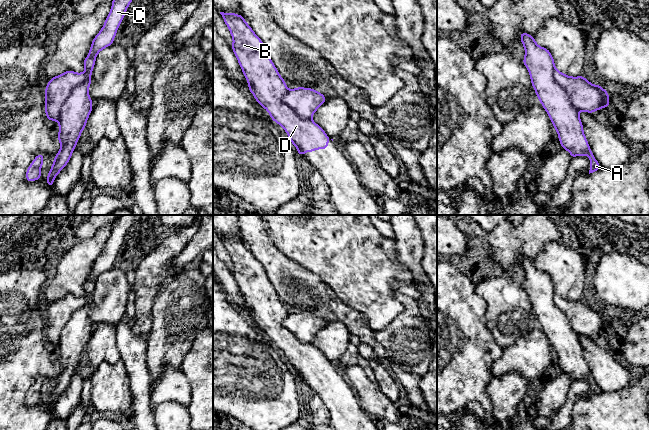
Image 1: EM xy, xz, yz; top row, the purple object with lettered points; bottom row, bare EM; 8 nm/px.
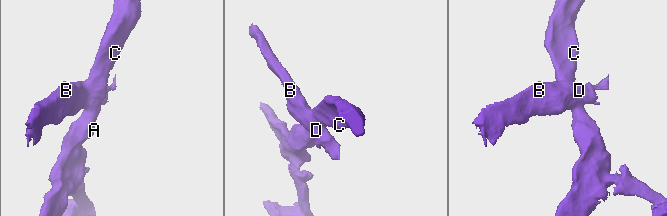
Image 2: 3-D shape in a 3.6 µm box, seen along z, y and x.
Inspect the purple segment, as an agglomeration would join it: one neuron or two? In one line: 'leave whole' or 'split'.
split

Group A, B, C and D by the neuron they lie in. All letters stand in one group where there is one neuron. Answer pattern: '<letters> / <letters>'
A C / B D

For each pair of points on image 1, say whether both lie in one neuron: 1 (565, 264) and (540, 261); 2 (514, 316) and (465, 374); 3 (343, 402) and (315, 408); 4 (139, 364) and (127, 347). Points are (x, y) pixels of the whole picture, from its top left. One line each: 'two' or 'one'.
1: one
2: two
3: two
4: one

